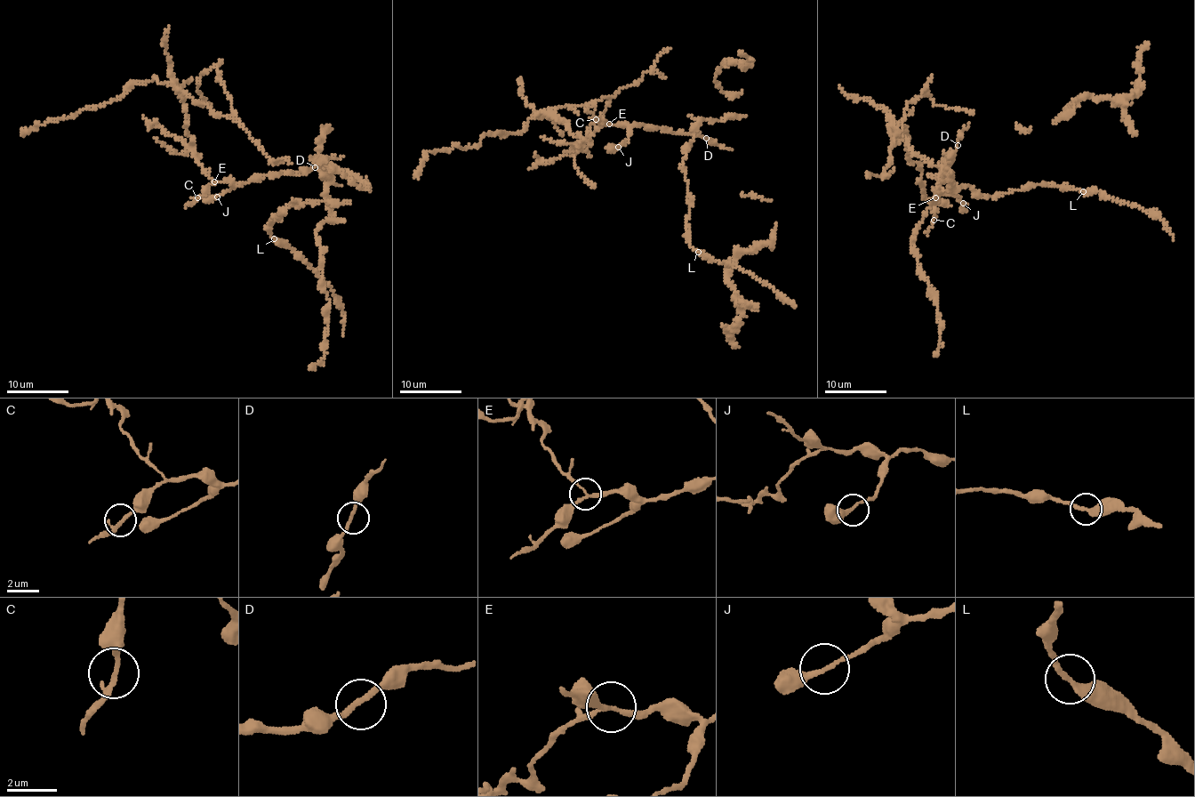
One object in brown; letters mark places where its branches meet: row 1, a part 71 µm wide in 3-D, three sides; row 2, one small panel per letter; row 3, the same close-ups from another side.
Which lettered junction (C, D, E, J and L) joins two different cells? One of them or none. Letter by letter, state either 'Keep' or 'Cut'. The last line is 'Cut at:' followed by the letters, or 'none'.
C: Keep
D: Keep
E: Cut
J: Keep
L: Keep
Cut at: E

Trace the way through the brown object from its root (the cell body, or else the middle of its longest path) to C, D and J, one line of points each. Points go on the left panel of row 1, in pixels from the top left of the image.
C: (292, 173), (255, 175), (240, 184), (217, 181), (197, 197)
D: (292, 173), (307, 173), (315, 167)
J: (292, 173), (255, 175), (217, 197)

